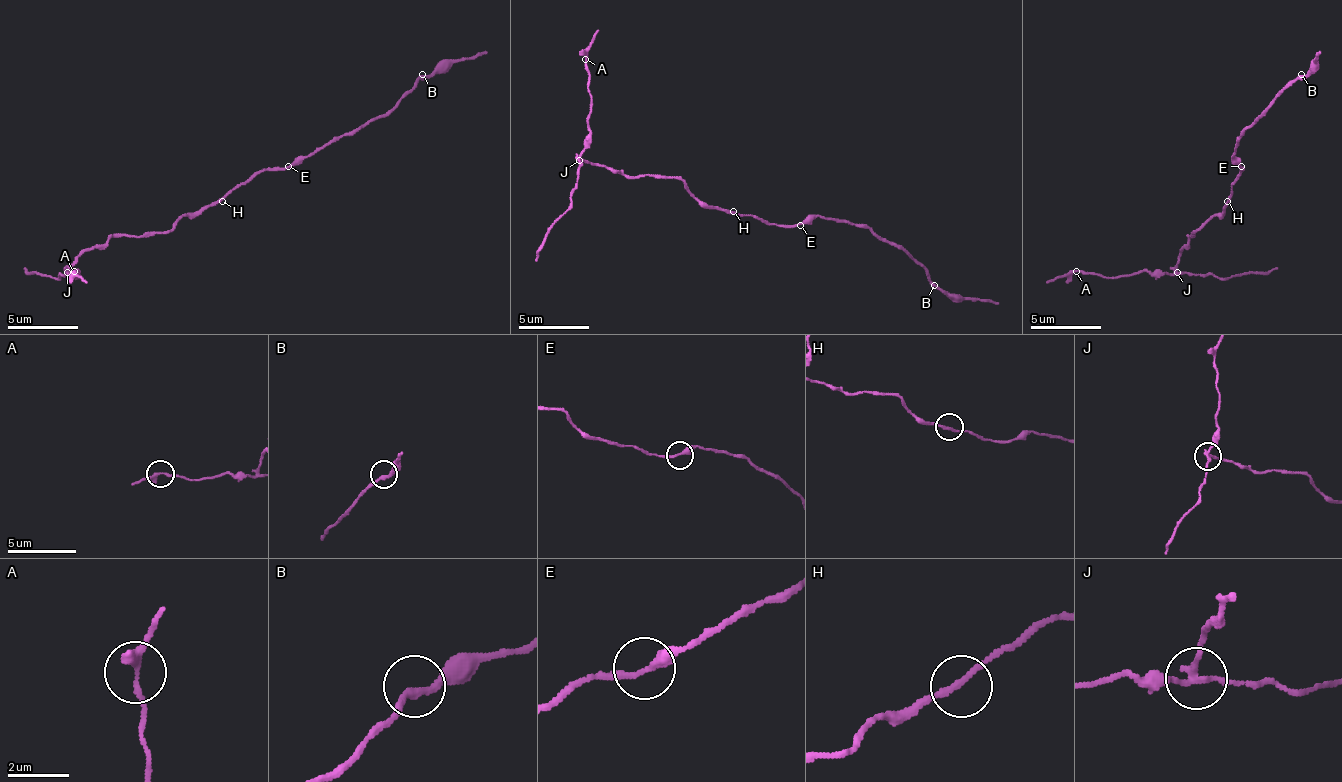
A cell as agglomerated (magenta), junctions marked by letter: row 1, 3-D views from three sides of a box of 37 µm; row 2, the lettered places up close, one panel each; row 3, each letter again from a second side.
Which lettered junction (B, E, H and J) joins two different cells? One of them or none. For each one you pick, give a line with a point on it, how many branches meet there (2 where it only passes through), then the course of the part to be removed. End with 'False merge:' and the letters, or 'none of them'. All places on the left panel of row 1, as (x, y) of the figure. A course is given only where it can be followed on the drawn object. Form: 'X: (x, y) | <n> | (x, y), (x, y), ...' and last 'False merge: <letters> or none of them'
J: (67, 272) | 3 | (66, 271), (77, 271), (81, 278), (74, 271), (88, 282)
False merge: J

